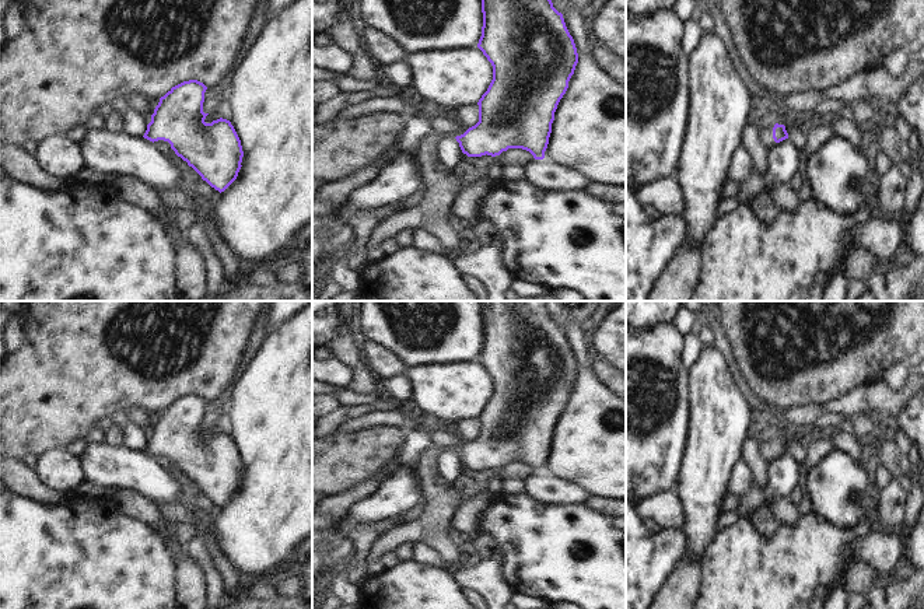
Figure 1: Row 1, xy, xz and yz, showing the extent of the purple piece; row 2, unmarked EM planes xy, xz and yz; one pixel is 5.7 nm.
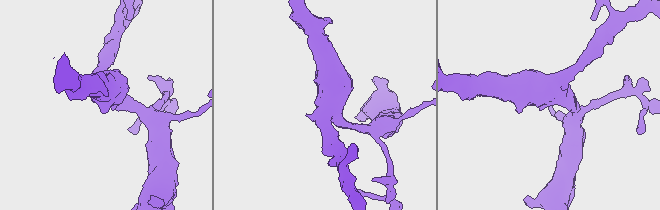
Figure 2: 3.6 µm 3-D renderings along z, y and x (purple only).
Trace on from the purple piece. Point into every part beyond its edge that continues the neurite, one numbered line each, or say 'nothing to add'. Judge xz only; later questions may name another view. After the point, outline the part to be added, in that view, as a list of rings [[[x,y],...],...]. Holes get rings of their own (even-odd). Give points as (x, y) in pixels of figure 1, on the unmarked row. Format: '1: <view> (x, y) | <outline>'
1: xz (443, 440) | [[[430,431],[431,444],[437,445],[440,449],[456,451],[463,448],[468,441],[458,438],[452,433],[447,431]]]

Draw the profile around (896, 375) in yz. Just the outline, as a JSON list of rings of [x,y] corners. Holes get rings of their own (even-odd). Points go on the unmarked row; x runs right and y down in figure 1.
[[[895,363],[883,375],[893,388],[900,388],[910,372],[910,368],[906,367],[903,363]]]

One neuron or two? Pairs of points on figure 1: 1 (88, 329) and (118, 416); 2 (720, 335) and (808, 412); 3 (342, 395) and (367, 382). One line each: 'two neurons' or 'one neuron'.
1: two neurons
2: one neuron
3: two neurons

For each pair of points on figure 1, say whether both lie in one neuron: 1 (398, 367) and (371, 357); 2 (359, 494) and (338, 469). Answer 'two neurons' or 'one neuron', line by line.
1: one neuron
2: two neurons

